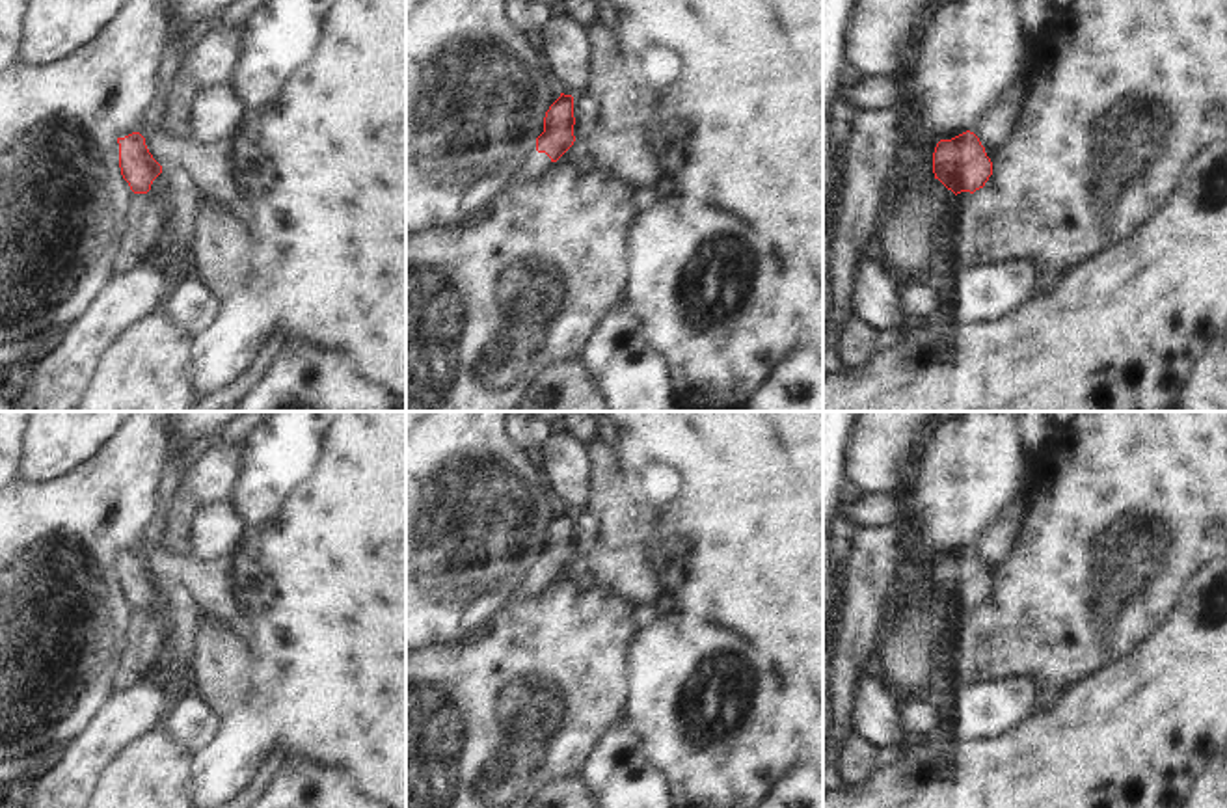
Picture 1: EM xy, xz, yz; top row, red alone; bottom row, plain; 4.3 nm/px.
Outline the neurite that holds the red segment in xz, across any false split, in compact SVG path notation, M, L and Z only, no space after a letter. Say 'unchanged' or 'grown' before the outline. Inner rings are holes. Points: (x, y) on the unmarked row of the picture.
grown; M560 510L546 529L536 566L523 575L508 603L533 598L557 579L575 559L573 542L573 514Z

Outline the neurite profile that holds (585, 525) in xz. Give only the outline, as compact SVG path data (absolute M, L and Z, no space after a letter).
M585 510L575 512L573 534L575 534L575 542L573 542L575 557L588 555L592 549L598 547L598 534L600 534L598 519Z

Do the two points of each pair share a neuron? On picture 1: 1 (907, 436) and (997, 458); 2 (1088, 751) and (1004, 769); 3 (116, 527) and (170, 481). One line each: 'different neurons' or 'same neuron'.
1: different neurons
2: same neuron
3: different neurons

